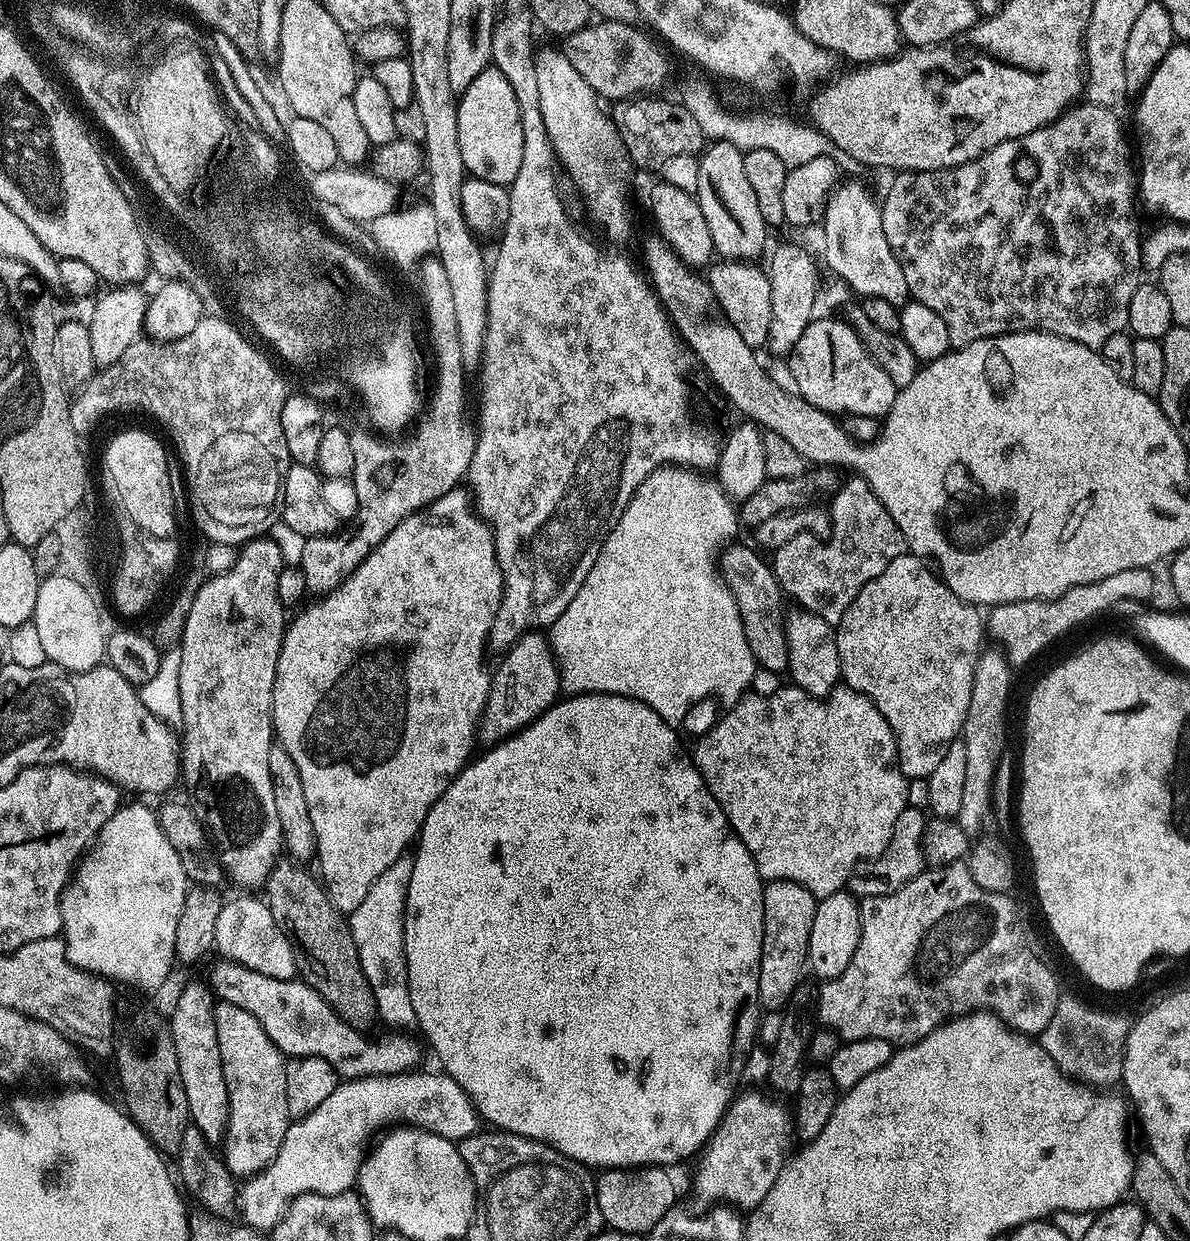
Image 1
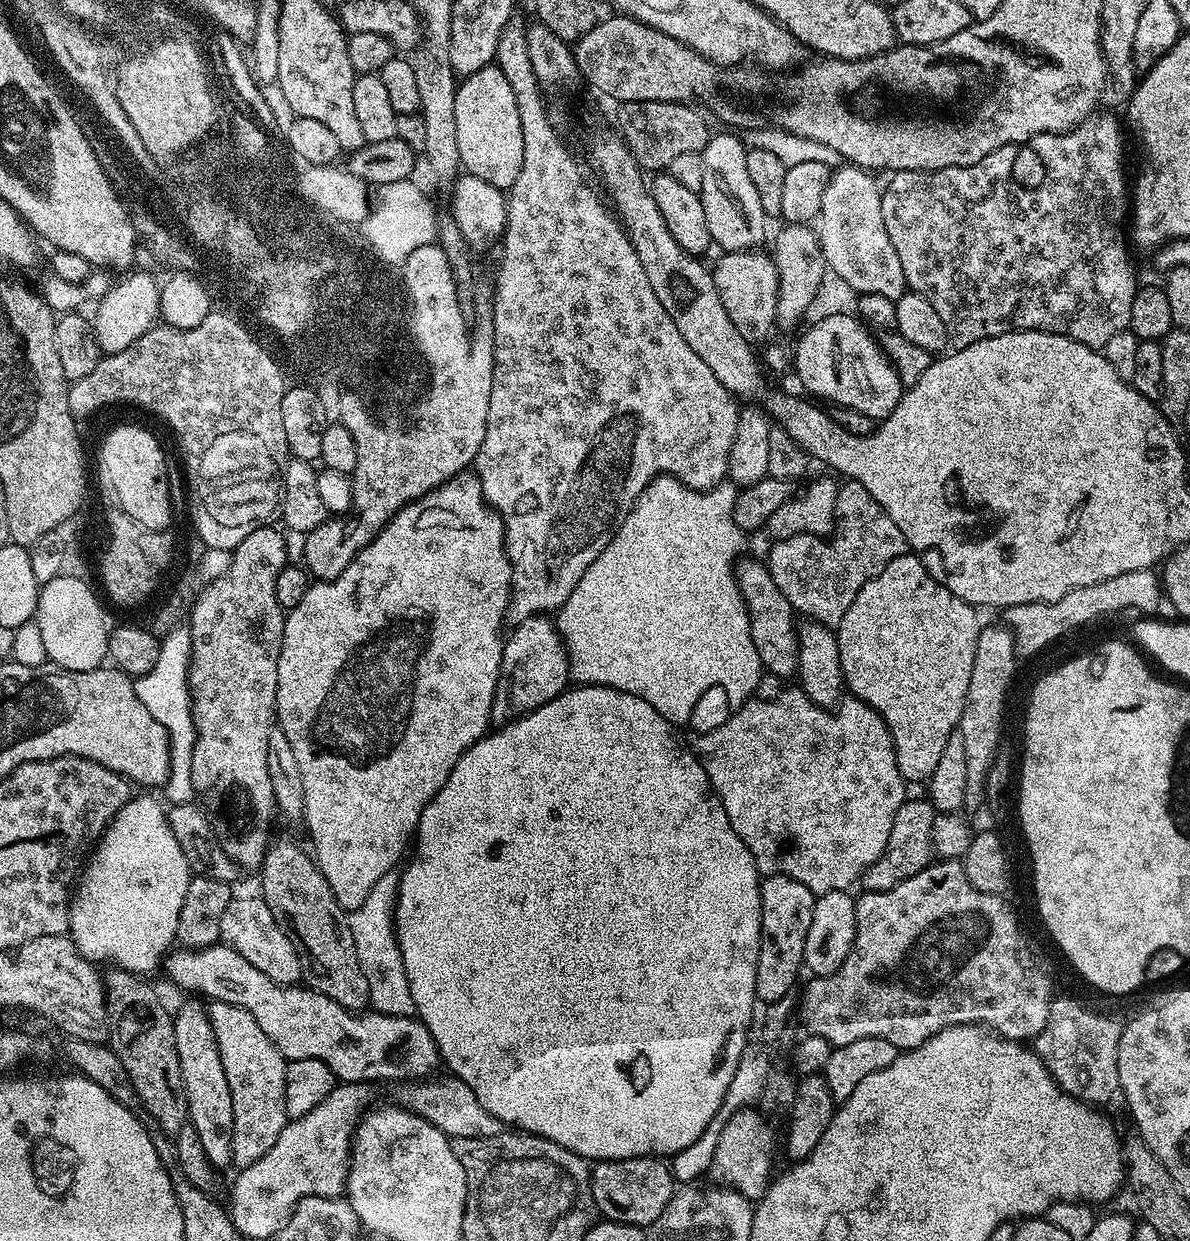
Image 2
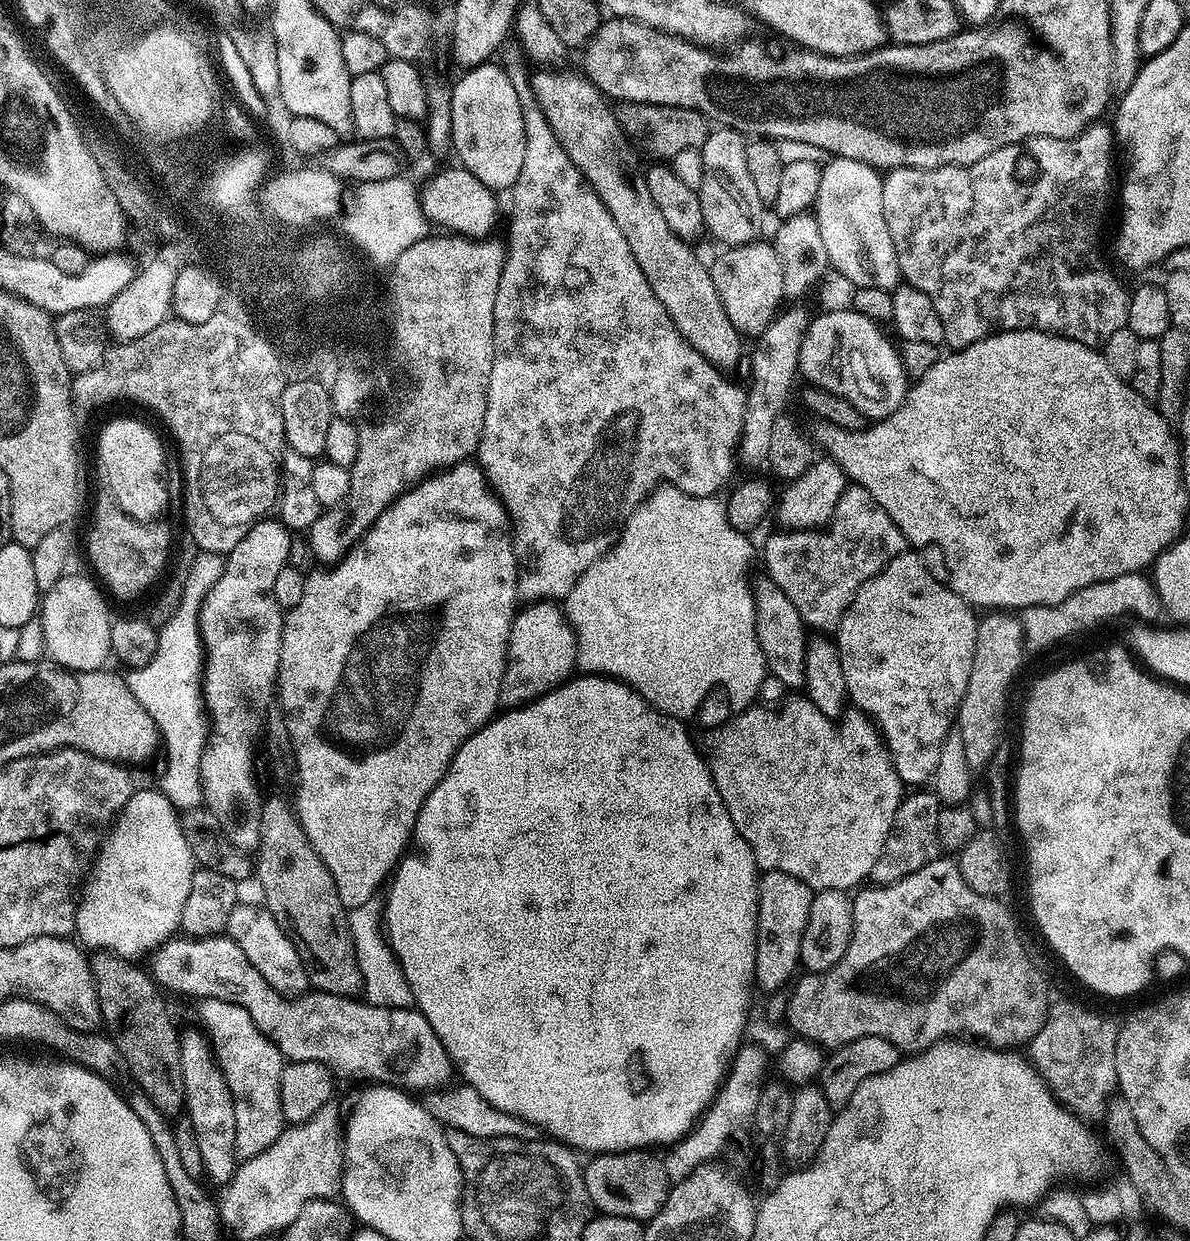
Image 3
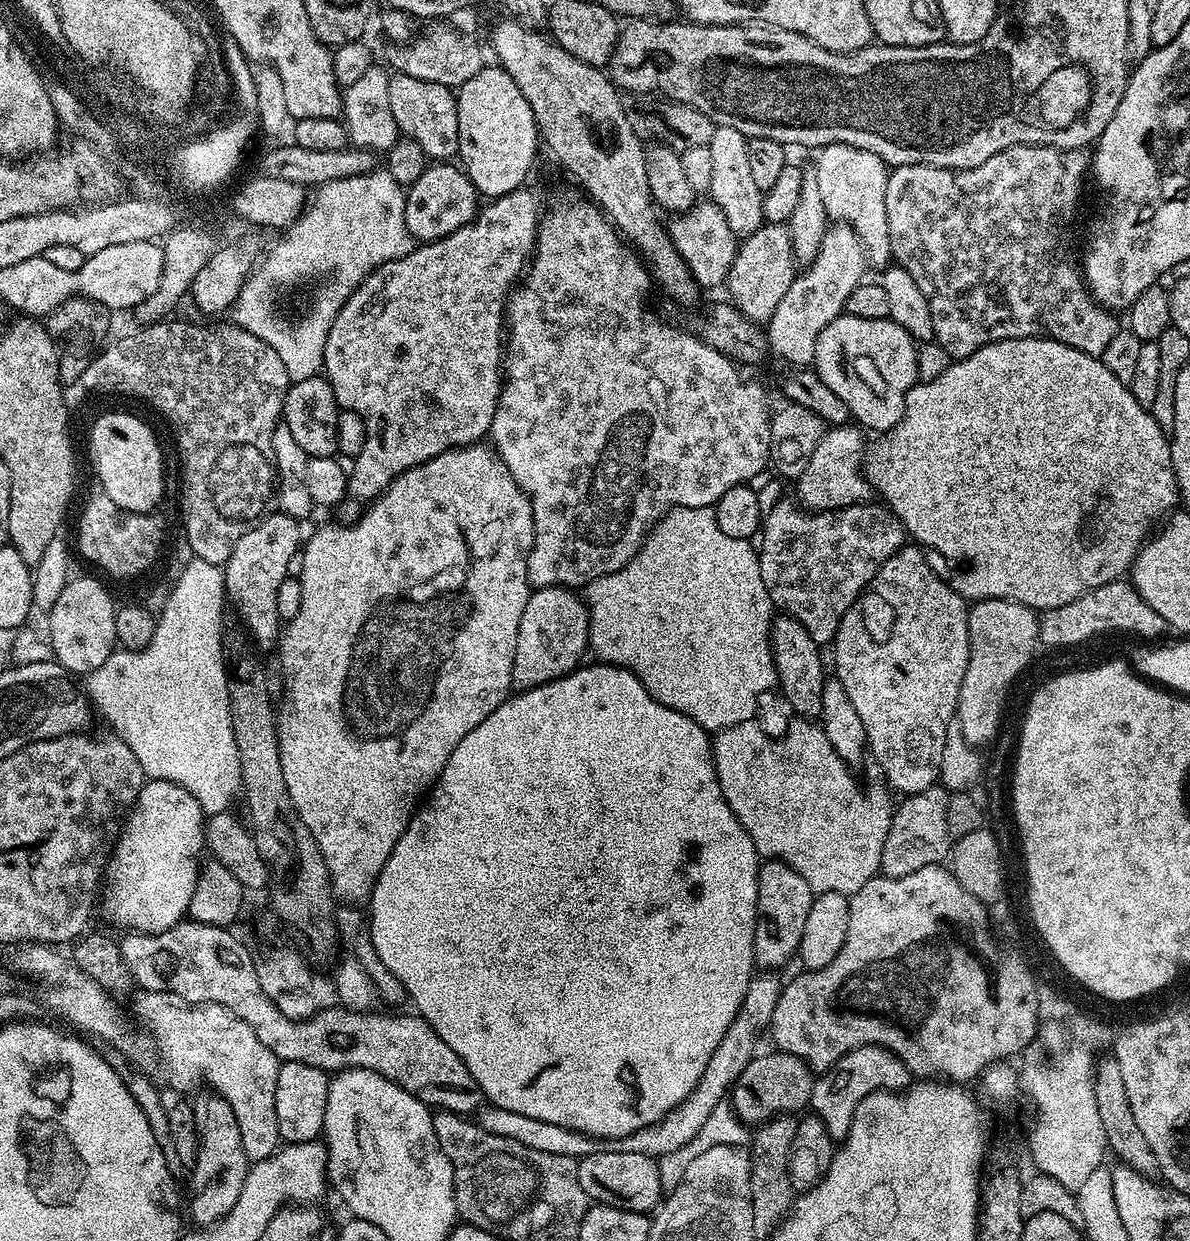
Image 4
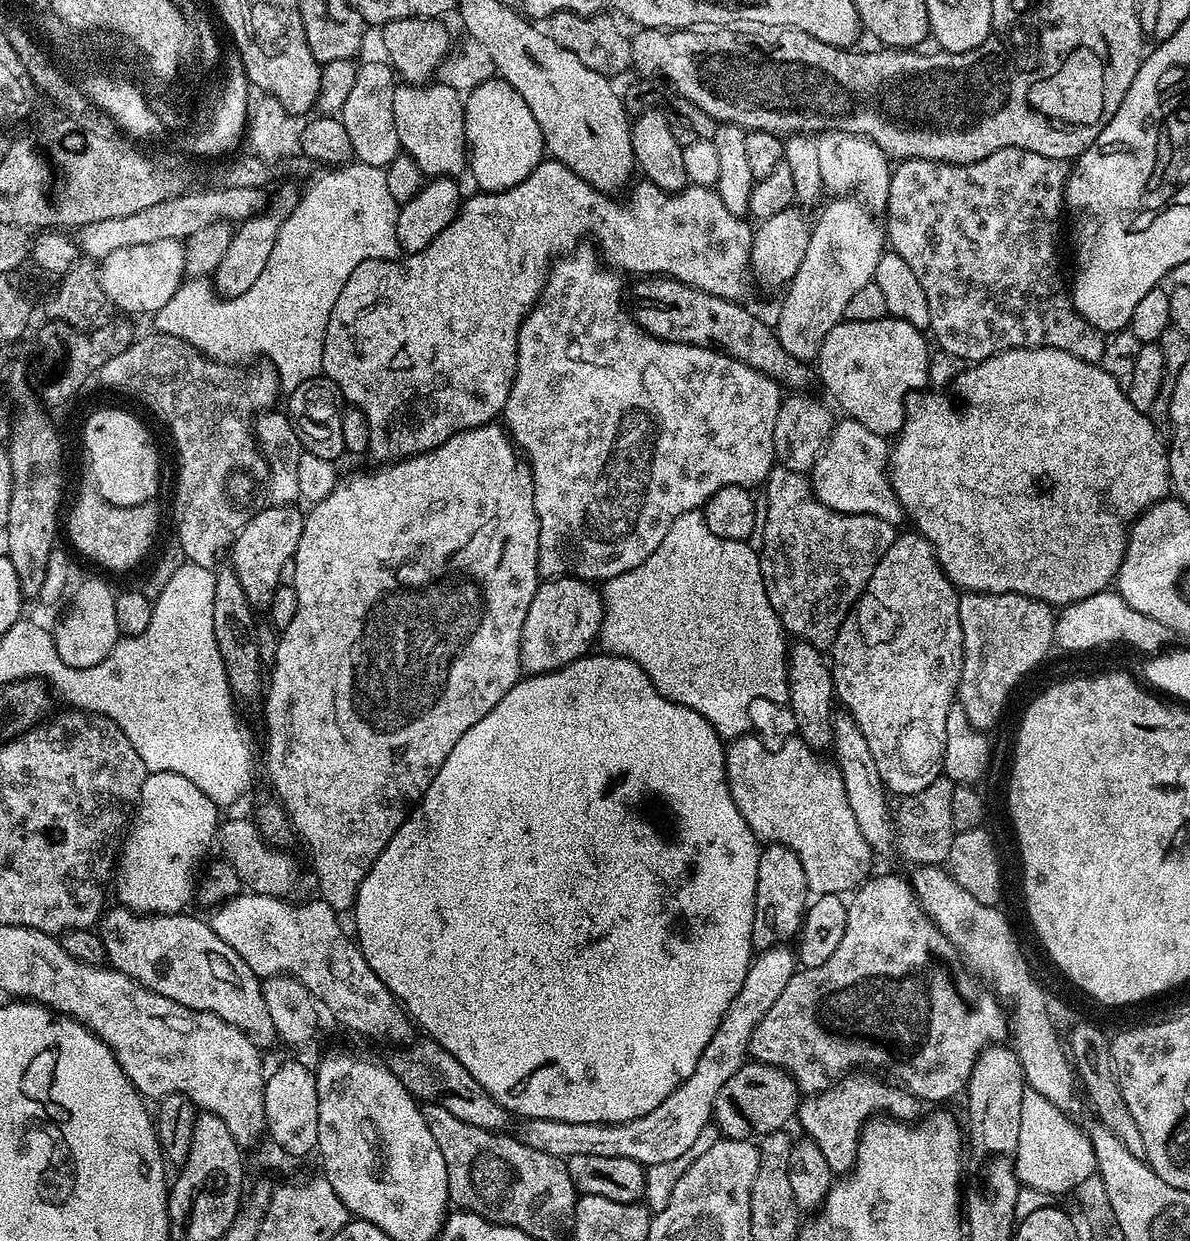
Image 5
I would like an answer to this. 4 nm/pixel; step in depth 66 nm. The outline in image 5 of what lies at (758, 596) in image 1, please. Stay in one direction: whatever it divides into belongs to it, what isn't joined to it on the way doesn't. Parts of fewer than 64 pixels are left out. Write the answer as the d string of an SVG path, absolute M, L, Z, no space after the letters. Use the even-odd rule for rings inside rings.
M803 642L793 643L788 650L788 704L794 718L797 719L799 739L805 740L814 749L828 750L832 747L832 713L835 695L832 670L826 663L825 653Z

